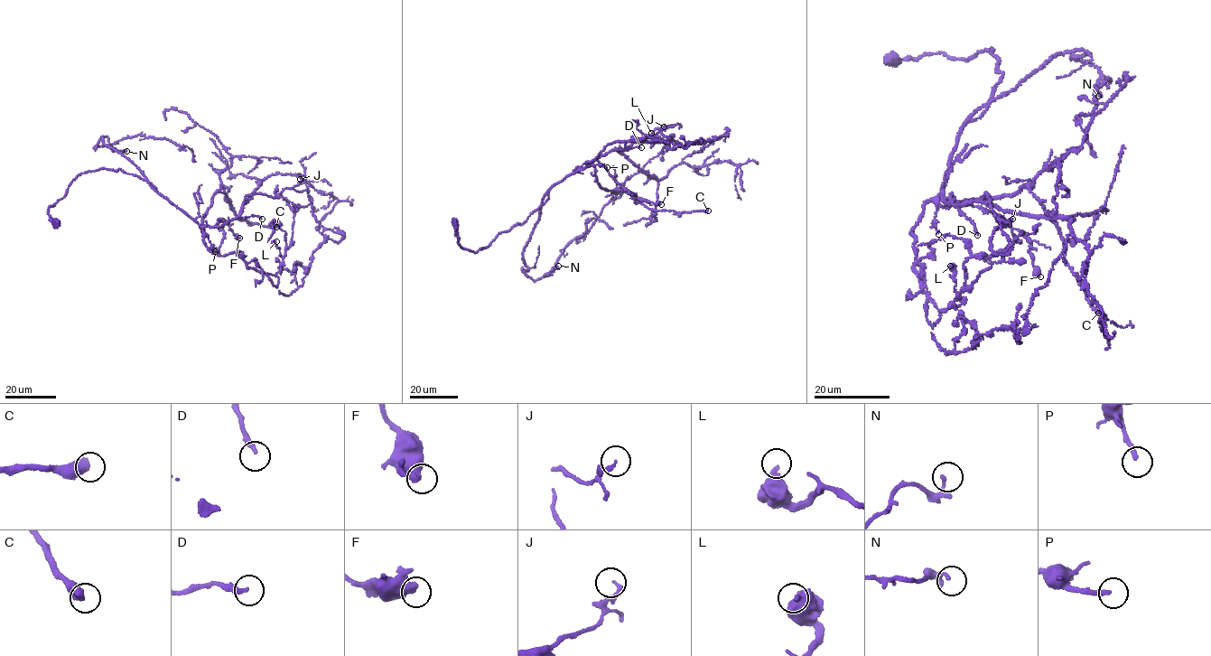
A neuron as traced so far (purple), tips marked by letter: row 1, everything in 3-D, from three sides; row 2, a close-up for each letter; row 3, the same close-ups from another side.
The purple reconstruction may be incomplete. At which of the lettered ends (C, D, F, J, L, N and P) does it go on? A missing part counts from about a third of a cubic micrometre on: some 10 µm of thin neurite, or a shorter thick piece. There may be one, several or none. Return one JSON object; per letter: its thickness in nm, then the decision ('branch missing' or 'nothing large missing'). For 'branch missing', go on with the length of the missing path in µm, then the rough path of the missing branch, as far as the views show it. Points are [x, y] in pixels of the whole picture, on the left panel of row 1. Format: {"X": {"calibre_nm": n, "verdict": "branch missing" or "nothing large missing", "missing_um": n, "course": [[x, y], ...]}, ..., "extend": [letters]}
{"C": {"calibre_nm": 500, "verdict": "branch missing", "missing_um": 25, "course": [[276, 227], [299, 236], [312, 223], [312, 218]]}, "D": {"calibre_nm": 280, "verdict": "nothing large missing"}, "F": {"calibre_nm": 360, "verdict": "nothing large missing"}, "J": {"calibre_nm": 150, "verdict": "nothing large missing"}, "L": {"calibre_nm": 280, "verdict": "nothing large missing"}, "N": {"calibre_nm": 120, "verdict": "nothing large missing"}, "P": {"calibre_nm": 200, "verdict": "branch missing", "missing_um": 35, "course": [[215, 251], [246, 265], [247, 272], [237, 277], [230, 294]]}, "extend": ["C", "P"]}

